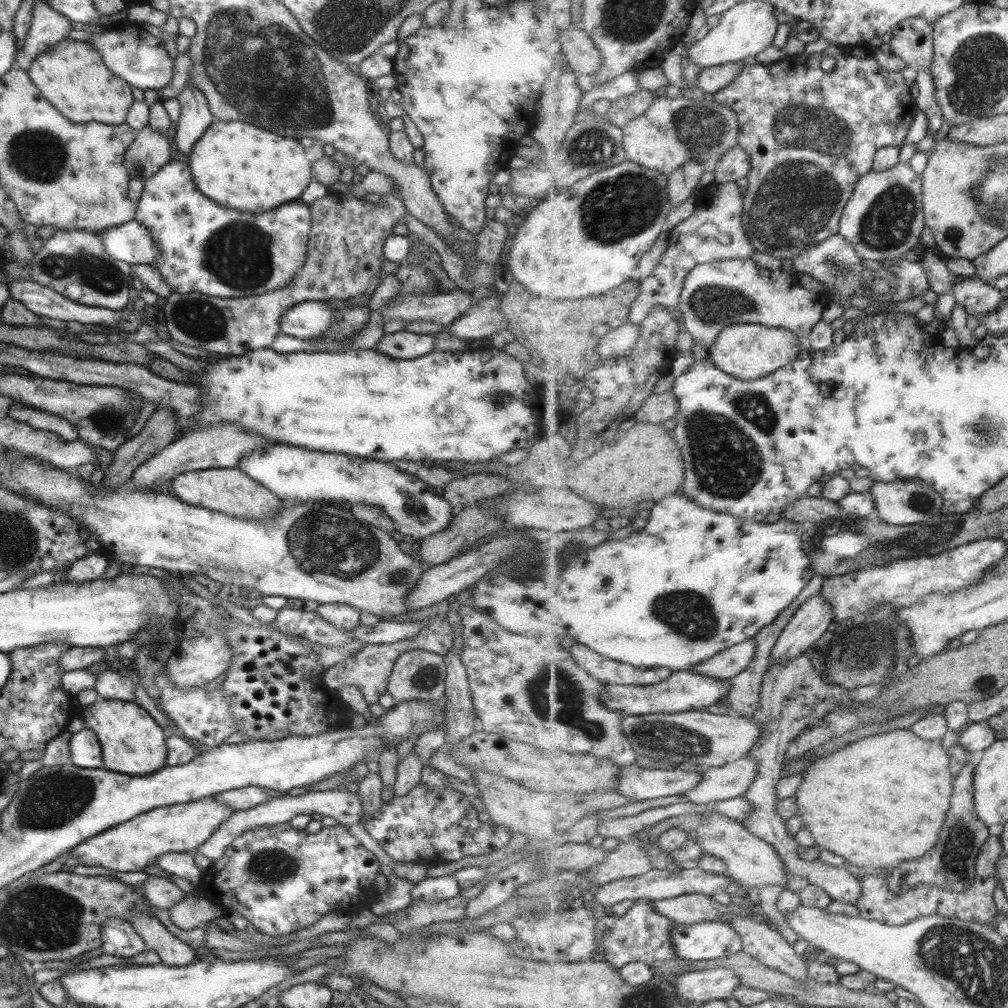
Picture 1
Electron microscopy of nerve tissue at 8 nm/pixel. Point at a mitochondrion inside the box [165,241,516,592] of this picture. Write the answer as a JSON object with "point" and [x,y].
{"point":[341,549]}

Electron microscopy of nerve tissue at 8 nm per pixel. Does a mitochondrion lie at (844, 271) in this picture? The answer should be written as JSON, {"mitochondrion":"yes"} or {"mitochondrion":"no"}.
{"mitochondrion":"yes"}

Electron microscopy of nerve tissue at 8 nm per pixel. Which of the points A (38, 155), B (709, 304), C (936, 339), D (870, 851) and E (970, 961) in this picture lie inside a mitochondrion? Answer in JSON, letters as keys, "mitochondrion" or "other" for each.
{"A":"mitochondrion","B":"mitochondrion","C":"other","D":"other","E":"mitochondrion"}

